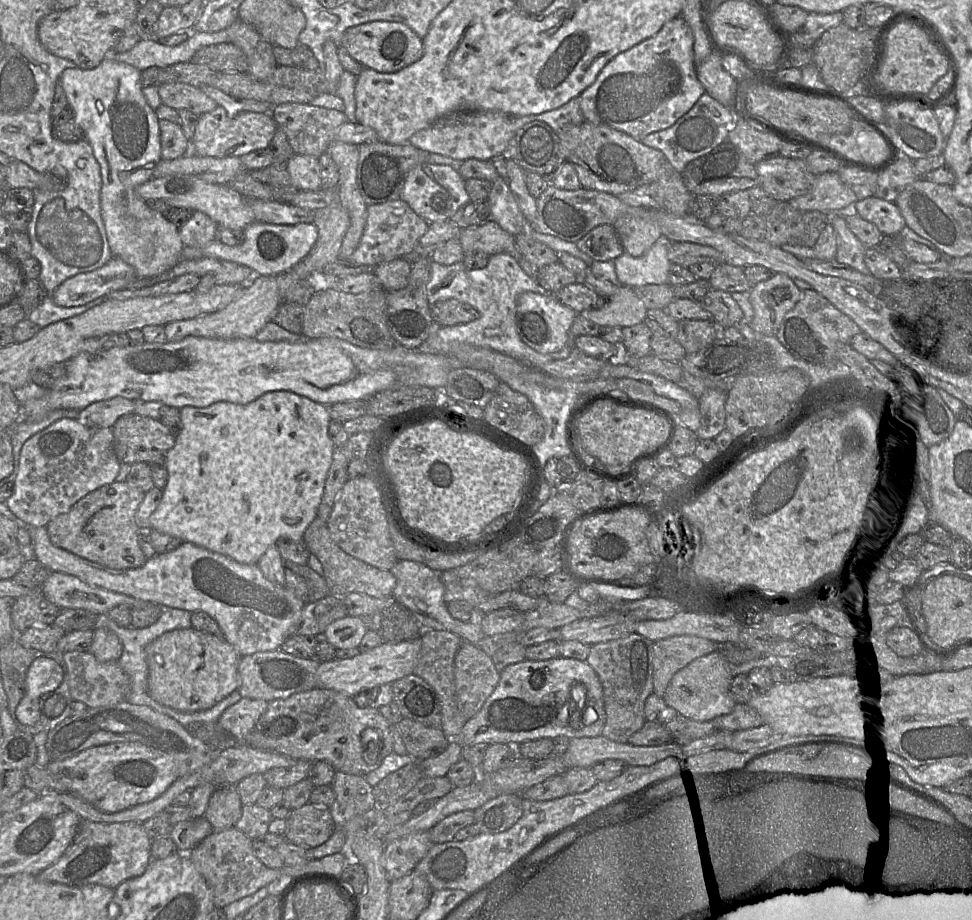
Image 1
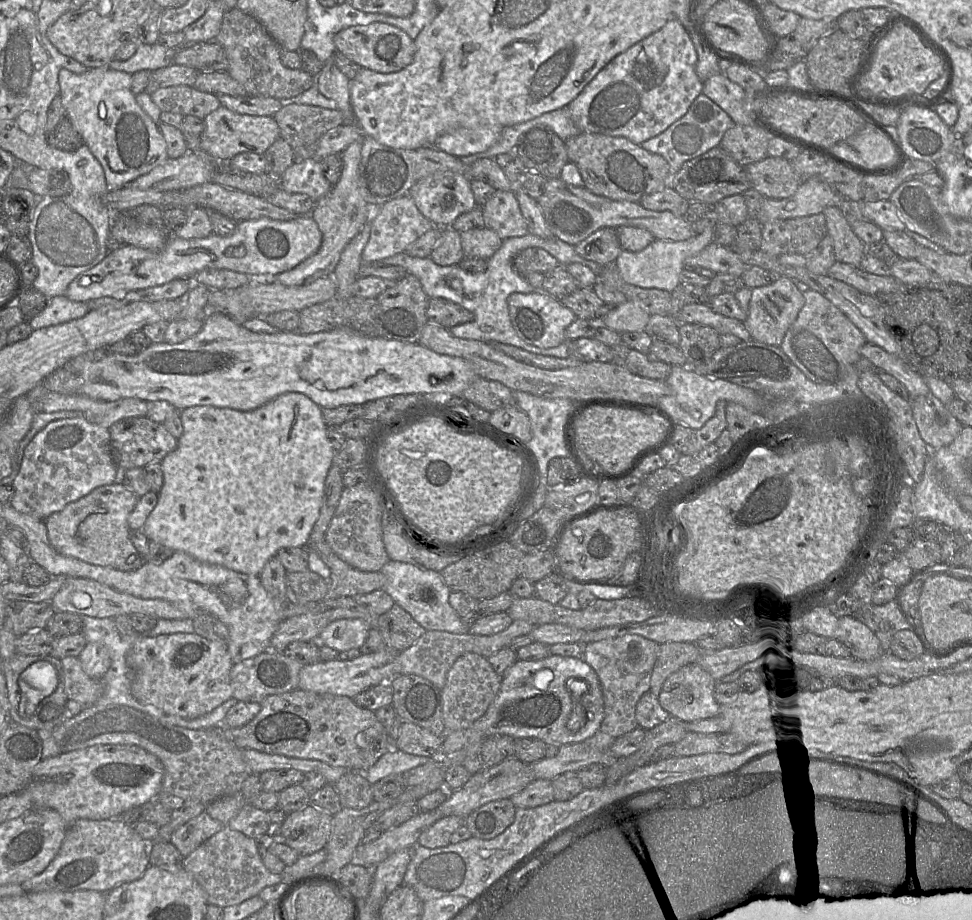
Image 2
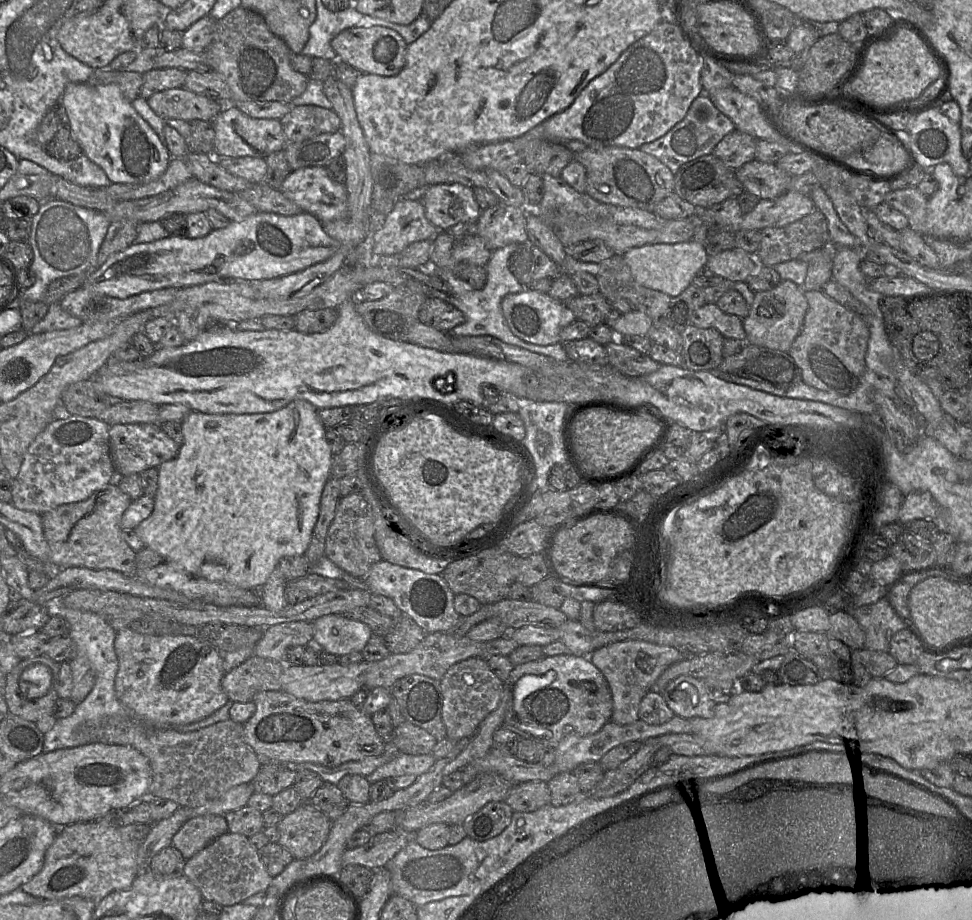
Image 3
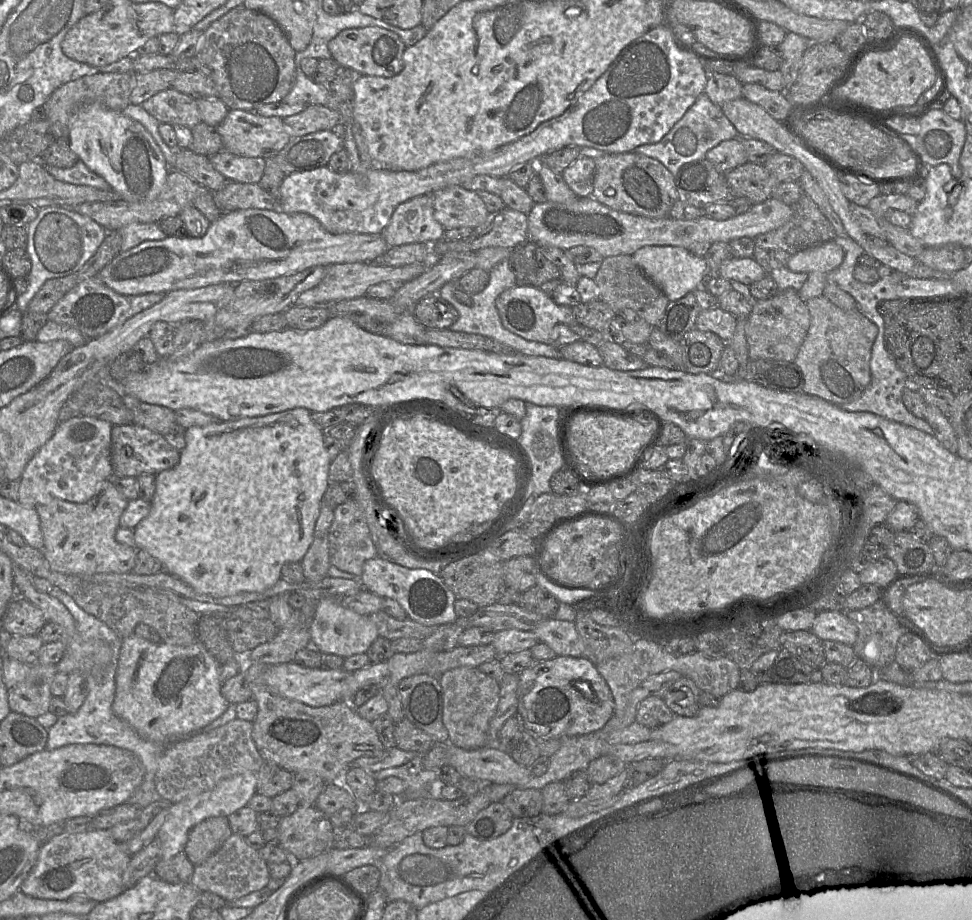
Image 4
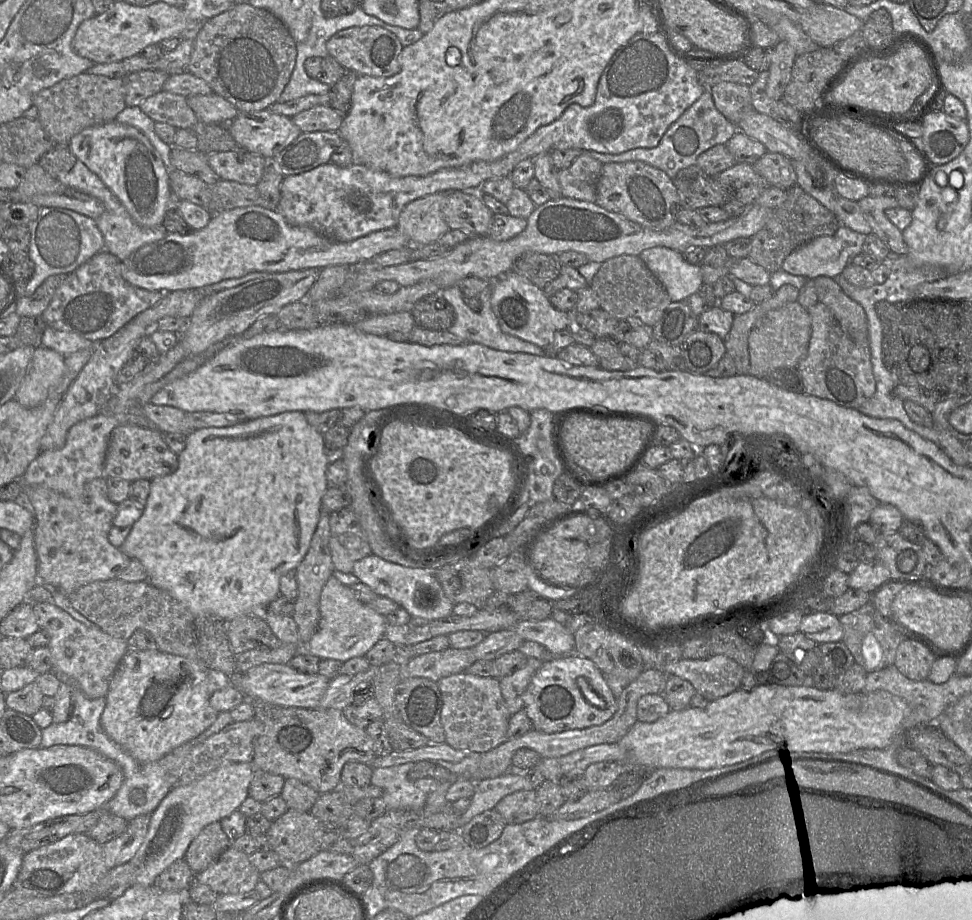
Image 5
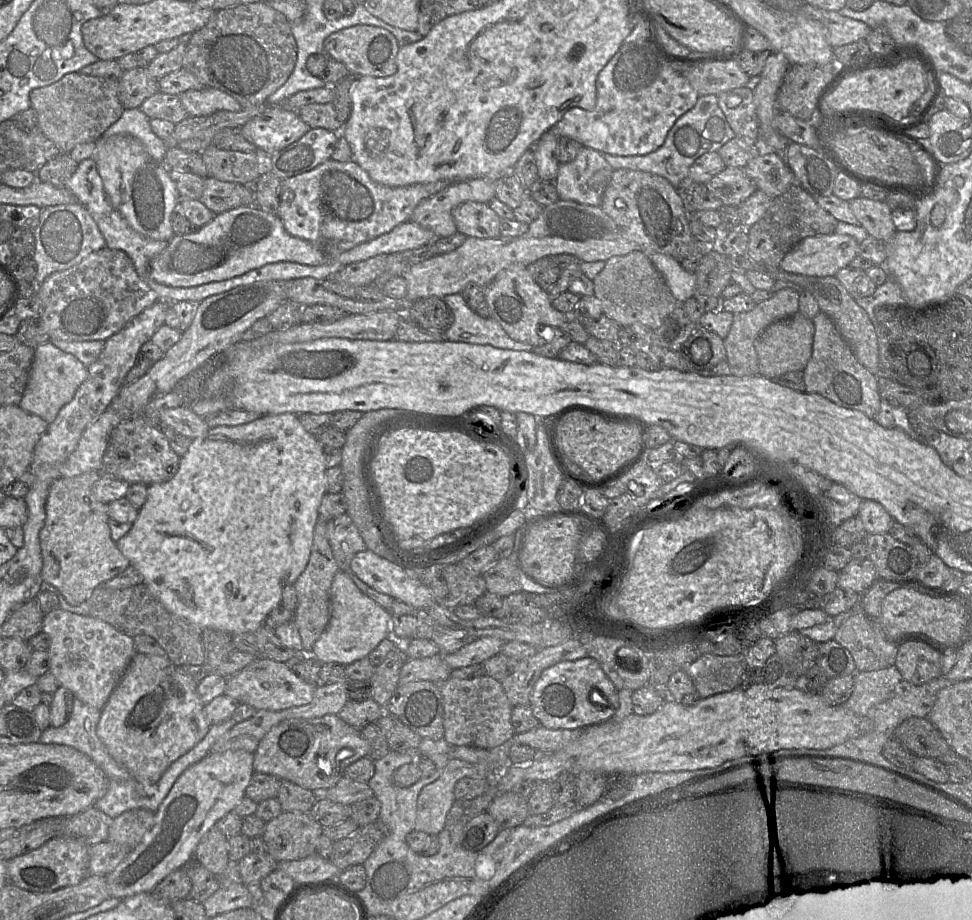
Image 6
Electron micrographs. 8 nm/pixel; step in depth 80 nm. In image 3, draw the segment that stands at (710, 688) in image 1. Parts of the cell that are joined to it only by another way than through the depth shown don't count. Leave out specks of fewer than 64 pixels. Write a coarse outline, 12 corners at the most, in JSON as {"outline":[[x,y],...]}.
{"outline":[[678,676],[662,696],[684,719],[712,718],[716,703],[697,677]]}

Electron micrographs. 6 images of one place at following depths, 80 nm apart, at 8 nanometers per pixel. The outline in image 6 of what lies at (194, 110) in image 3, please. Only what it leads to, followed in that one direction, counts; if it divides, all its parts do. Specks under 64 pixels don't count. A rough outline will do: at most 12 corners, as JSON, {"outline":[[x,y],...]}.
{"outline":[[157,91],[139,109],[178,124],[188,117],[179,96]]}

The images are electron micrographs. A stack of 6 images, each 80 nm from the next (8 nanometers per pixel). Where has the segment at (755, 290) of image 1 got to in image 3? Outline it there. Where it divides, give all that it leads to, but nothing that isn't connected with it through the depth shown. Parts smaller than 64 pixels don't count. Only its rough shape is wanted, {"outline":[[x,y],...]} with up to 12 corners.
{"outline":[[803,287],[755,292],[746,343],[788,352],[802,329]]}

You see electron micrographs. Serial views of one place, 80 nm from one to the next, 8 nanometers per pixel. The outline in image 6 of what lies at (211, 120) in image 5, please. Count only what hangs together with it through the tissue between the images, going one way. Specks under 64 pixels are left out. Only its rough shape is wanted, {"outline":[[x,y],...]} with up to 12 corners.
{"outline":[[216,88],[187,90],[179,97],[188,116],[242,110]]}

